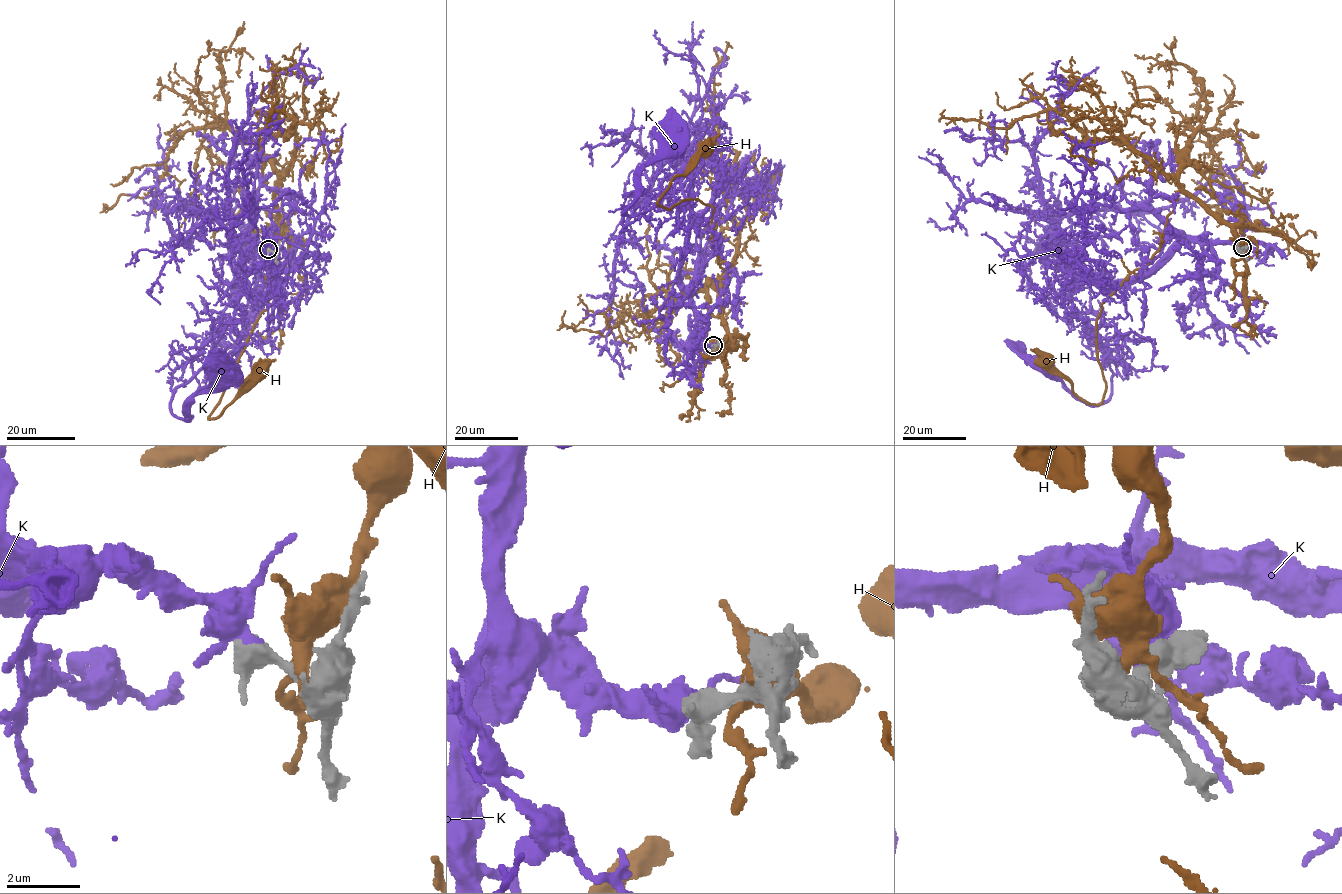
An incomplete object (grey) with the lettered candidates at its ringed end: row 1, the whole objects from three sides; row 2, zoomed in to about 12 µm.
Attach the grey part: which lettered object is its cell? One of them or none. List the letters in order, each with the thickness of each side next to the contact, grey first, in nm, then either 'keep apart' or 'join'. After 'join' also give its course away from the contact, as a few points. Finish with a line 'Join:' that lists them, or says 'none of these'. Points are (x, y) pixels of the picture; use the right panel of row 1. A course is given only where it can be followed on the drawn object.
H: calibres 320 and 280 nm; keep apart
K: calibres 420 and 400 nm; join; course (1242, 247), (1176, 243), (1146, 271), (1077, 287), (1072, 306), (1112, 371), (1106, 401), (1076, 399), (1040, 362)
Join: K

